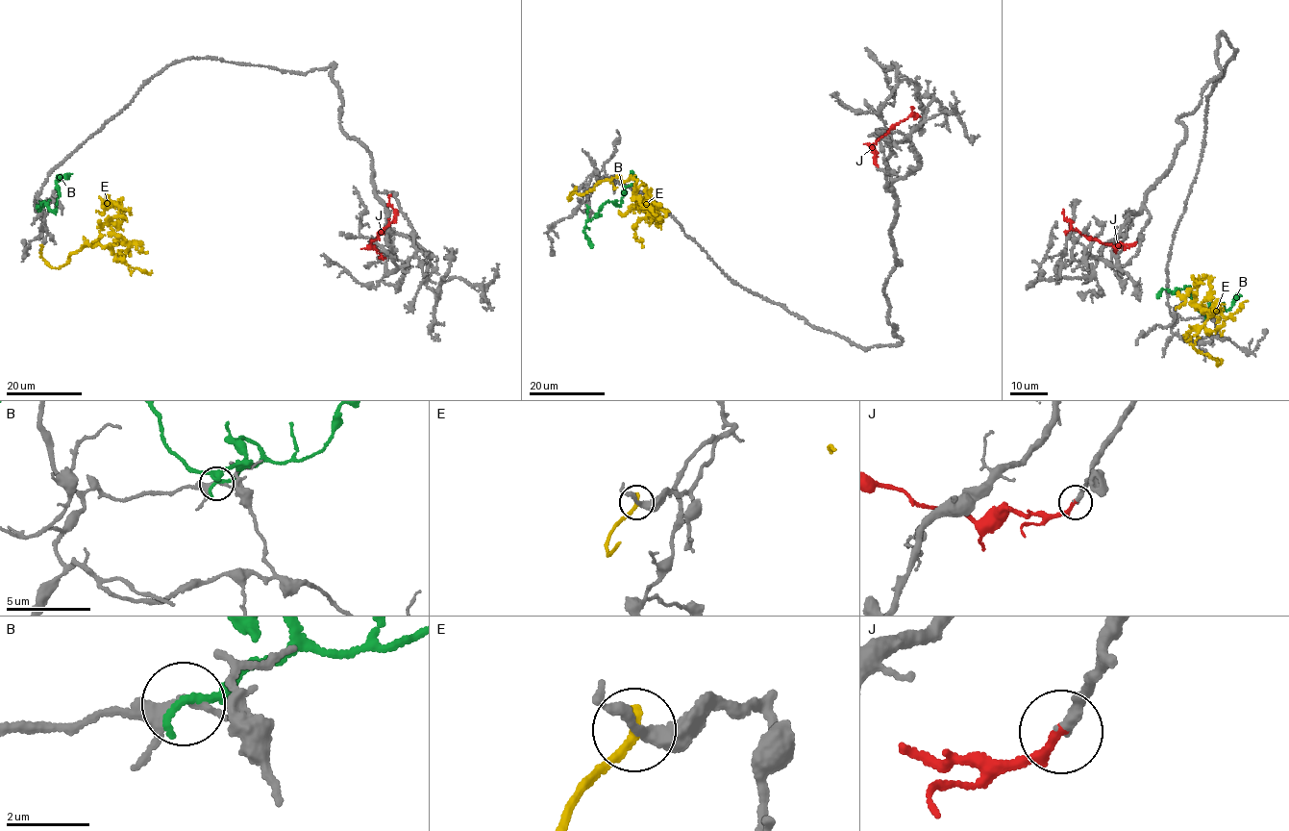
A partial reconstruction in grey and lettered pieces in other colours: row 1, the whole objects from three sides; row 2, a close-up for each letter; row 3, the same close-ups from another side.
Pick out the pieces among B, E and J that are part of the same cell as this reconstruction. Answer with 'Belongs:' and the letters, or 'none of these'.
Belongs: J

